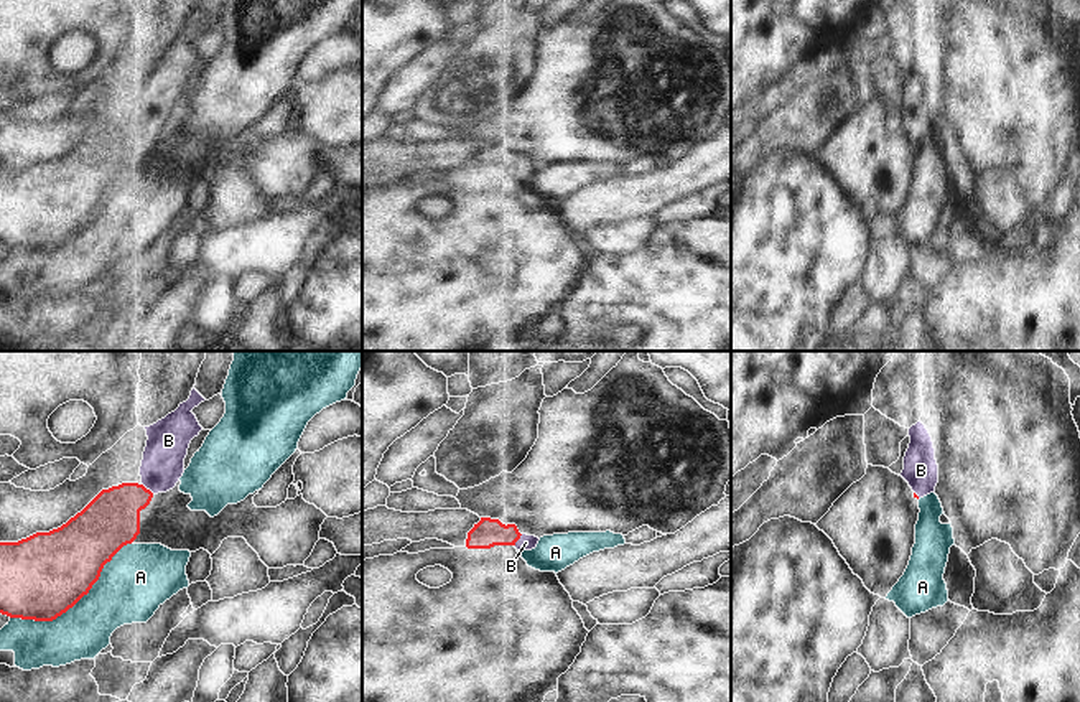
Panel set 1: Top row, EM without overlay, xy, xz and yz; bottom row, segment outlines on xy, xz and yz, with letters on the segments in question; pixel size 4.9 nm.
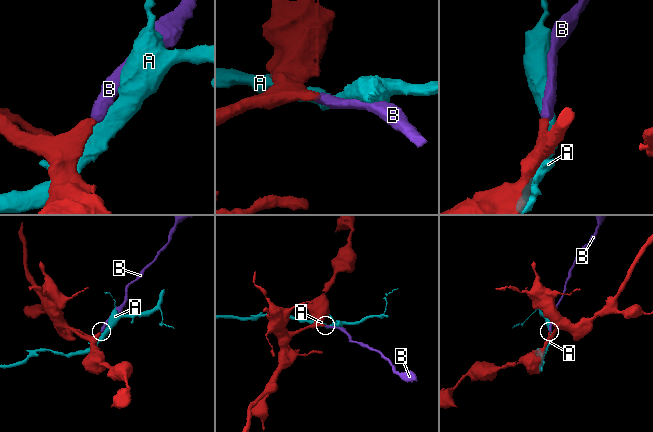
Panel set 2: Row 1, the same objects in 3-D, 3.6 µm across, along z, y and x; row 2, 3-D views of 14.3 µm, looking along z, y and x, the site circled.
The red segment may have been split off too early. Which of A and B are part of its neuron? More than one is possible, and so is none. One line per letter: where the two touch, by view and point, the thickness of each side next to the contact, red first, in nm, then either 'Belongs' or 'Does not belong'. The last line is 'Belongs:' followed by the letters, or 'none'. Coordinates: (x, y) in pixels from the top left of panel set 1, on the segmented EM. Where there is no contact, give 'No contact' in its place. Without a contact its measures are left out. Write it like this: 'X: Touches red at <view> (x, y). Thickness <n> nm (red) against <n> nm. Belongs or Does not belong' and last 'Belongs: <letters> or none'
A: Touches red at xy (74, 603). Thickness 400 nm (red) against 300 nm. Does not belong
B: Touches red at xy (148, 490). Thickness 280 nm (red) against 200 nm. Belongs
Belongs: B.

